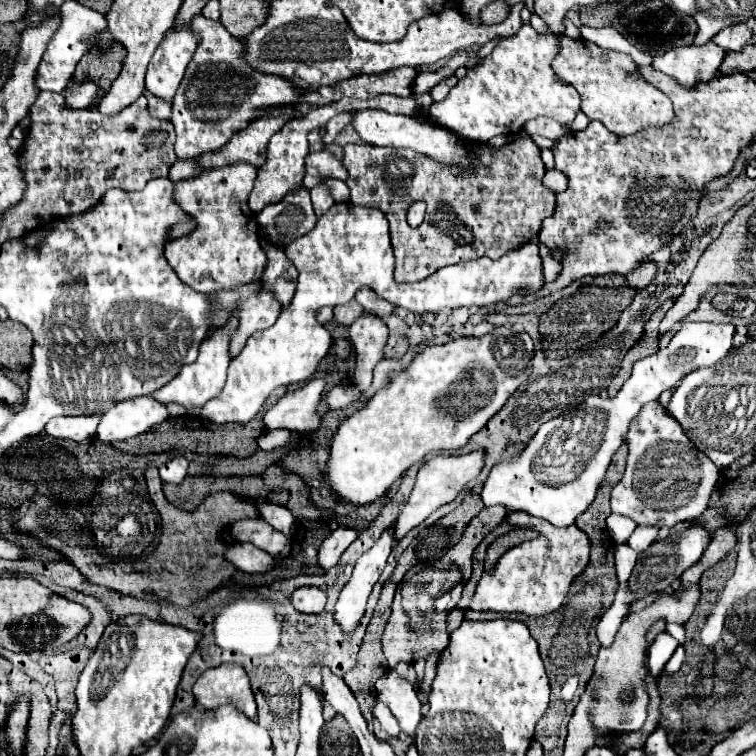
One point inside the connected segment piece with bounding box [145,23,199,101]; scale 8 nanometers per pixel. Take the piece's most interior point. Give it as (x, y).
(166, 69)

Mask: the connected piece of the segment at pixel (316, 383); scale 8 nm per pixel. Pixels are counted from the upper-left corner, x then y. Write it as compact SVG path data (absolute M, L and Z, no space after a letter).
M311 379L303 389L287 391L265 415L263 423L267 429L293 429L301 433L311 433L321 425L317 415L317 403L321 391L325 389L323 379Z

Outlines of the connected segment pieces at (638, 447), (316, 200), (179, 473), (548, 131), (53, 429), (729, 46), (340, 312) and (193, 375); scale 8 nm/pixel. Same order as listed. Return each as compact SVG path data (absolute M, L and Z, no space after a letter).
M659 401L647 403L627 431L629 457L623 479L611 489L611 511L631 517L637 525L675 527L697 519L709 505L719 469L699 453L683 427Z
M317 185L313 191L311 191L311 199L313 199L313 209L317 213L317 217L321 217L323 213L329 211L329 207L335 203L329 189L323 187L323 185Z
M175 457L175 459L167 461L165 465L159 467L159 475L165 483L181 483L187 475L187 459Z
M549 117L529 119L529 121L523 125L523 129L525 129L529 135L543 135L543 137L547 137L547 139L551 139L551 141L563 137L563 135L569 131L567 125L563 125L563 123L555 121L555 119L549 119Z
M83 415L83 417L55 417L47 423L45 431L51 437L71 439L71 441L85 441L95 437L95 425L99 423L101 415Z
M739 23L739 25L731 25L729 29L719 31L713 37L713 41L725 51L741 51L751 41L751 37L753 37L751 29L745 23Z
M353 299L353 301L345 303L345 305L337 305L337 307L335 307L335 321L337 321L339 325L349 327L361 313L363 313L363 307Z
M231 319L227 323L225 329L217 331L213 337L205 339L201 345L199 345L199 357L195 363L191 365L183 365L183 369L177 373L175 379L171 379L163 389L155 391L153 397L159 399L161 403L183 403L185 409L189 407L203 407L209 399L217 397L225 385L225 375L227 375L227 367L229 367L229 353L227 353L227 341L229 341L229 333L231 329L235 329L235 319Z

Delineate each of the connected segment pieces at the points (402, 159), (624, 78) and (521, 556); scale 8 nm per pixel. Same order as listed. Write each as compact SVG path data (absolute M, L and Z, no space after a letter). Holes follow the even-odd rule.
M459 137L459 141L471 147L475 153L475 163L467 169L455 163L439 163L411 149L375 147L375 145L361 145L361 143L343 145L341 163L349 173L345 183L351 189L351 203L363 207L377 207L389 219L391 243L397 259L395 281L399 283L423 281L429 275L433 275L437 269L461 261L471 261L479 257L499 259L507 251L517 249L523 243L531 241L539 233L543 219L555 213L555 201L557 201L555 193L543 187L541 183L545 175L545 167L539 157L539 147L529 137L515 139L503 147L489 147L487 143L469 141L463 137ZM417 199L423 199L427 203L427 215L423 225L411 229L405 221L405 215L407 215L407 207Z
M563 37L559 57L553 61L553 71L559 79L573 85L581 97L581 111L591 121L601 121L615 135L633 135L647 125L665 125L673 117L671 101L657 87L649 85L639 65L625 53L607 51L589 41Z
M509 513L507 521L513 523L519 529L533 529L539 535L509 549L497 563L495 571L491 573L483 573L475 597L469 603L469 609L473 611L499 611L499 613L523 613L523 615L549 615L555 609L559 609L565 603L565 597L569 593L569 587L573 583L573 579L581 573L581 569L587 567L589 563L589 551L591 551L591 543L589 537L575 525L571 527L555 527L549 521L539 521L535 517L527 517L525 513Z

